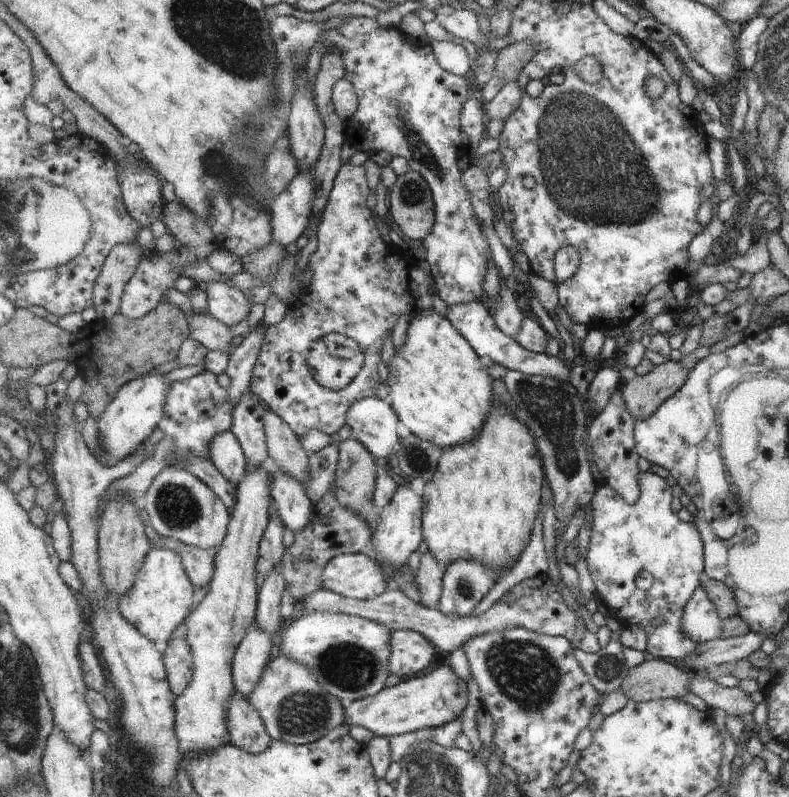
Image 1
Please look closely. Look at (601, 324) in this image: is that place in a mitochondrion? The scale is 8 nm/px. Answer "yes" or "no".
no

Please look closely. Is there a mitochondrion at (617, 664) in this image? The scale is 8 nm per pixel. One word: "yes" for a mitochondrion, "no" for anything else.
no

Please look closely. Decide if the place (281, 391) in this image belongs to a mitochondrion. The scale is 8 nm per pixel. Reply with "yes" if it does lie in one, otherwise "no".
no

